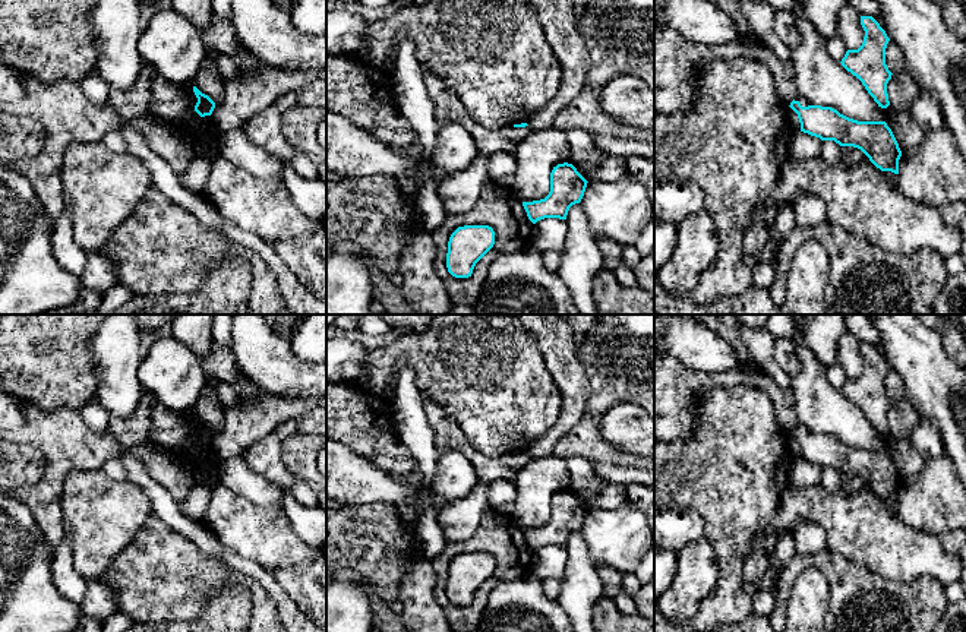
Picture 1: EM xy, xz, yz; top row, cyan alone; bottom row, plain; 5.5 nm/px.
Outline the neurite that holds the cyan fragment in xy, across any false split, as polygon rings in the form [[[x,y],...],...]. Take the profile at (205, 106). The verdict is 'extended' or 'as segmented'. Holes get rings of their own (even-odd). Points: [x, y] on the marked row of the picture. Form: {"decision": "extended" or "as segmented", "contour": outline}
{"decision": "as segmented", "contour": [[[193,86],[193,92],[198,98],[198,102],[195,105],[195,111],[201,116],[211,116],[214,108],[215,108],[215,102],[205,94],[202,94],[196,86]]]}

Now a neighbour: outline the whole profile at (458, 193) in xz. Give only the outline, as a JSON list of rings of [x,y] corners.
[[[477,152],[463,171],[448,176],[436,189],[446,214],[461,215],[473,209],[482,189],[492,181],[487,164],[492,155]]]

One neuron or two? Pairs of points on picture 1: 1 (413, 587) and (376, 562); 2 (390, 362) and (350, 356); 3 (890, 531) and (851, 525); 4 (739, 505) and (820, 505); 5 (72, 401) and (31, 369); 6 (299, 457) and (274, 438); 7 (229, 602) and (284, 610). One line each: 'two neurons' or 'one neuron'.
1: two neurons
2: two neurons
3: one neuron
4: two neurons
5: one neuron
6: two neurons
7: two neurons

